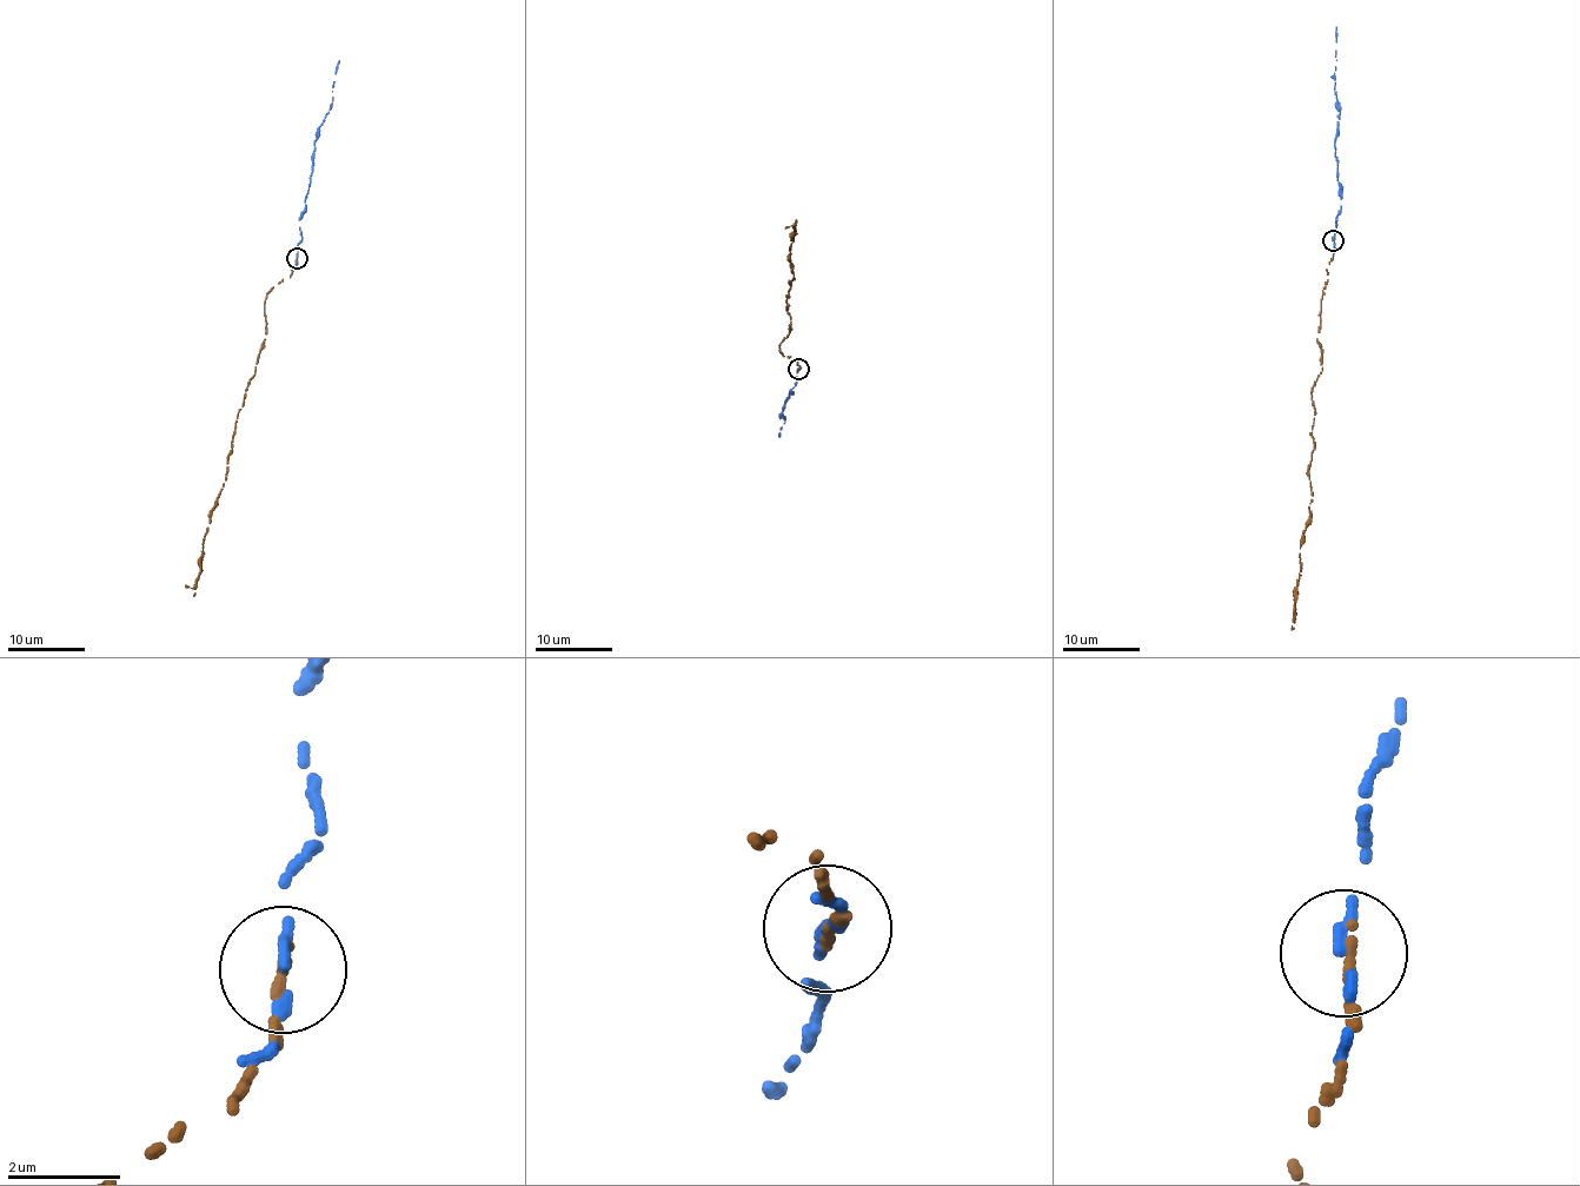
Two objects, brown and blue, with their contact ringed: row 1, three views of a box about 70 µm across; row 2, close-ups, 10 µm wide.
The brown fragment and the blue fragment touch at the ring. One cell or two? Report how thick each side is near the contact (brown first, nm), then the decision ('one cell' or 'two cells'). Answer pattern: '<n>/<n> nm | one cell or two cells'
180/200 nm | one cell

